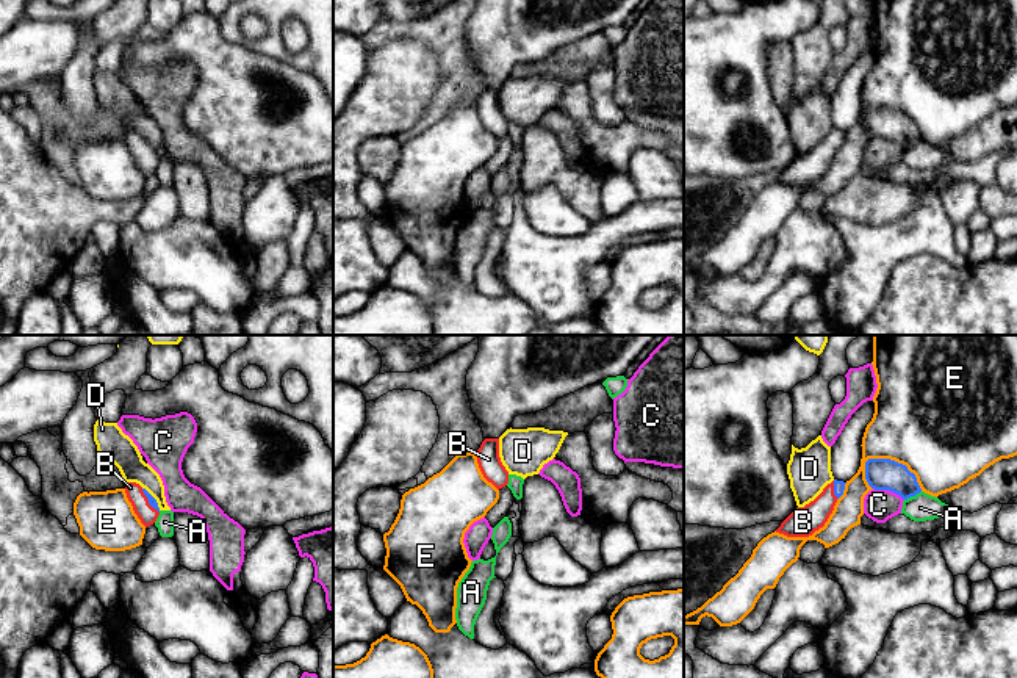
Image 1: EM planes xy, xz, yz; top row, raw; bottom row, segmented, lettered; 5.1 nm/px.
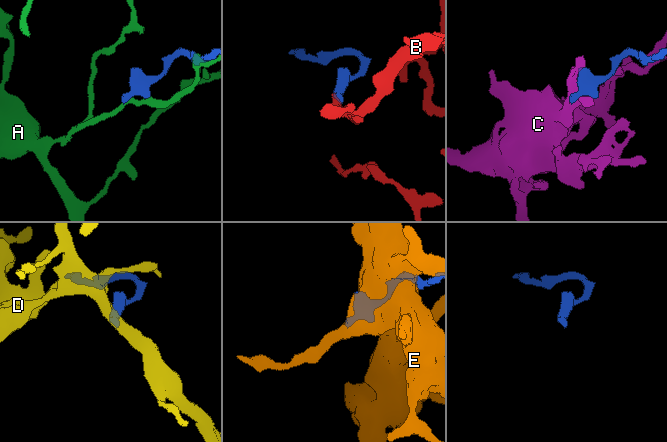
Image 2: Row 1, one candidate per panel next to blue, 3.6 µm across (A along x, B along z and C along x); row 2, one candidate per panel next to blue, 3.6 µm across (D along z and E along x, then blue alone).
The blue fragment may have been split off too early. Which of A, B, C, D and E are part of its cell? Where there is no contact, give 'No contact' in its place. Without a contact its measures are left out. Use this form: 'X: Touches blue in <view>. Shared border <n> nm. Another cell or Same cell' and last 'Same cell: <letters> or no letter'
A: Touches blue in yz. Shared border 100 nm. Another cell
B: Touches blue in yz. Shared border 100 nm. Same cell
C: Touches blue in yz. Shared border 170 nm. Another cell
D: Touches blue in xy. Shared border 150 nm. Another cell
E: Touches blue in yz. Shared border 340 nm. Another cell
Same cell: B

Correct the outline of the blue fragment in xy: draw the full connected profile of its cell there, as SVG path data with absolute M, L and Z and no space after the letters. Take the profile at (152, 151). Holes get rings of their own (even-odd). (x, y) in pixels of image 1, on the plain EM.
M127 132L125 142L141 172L146 177L153 174L160 164L160 157L156 149L136 132Z

